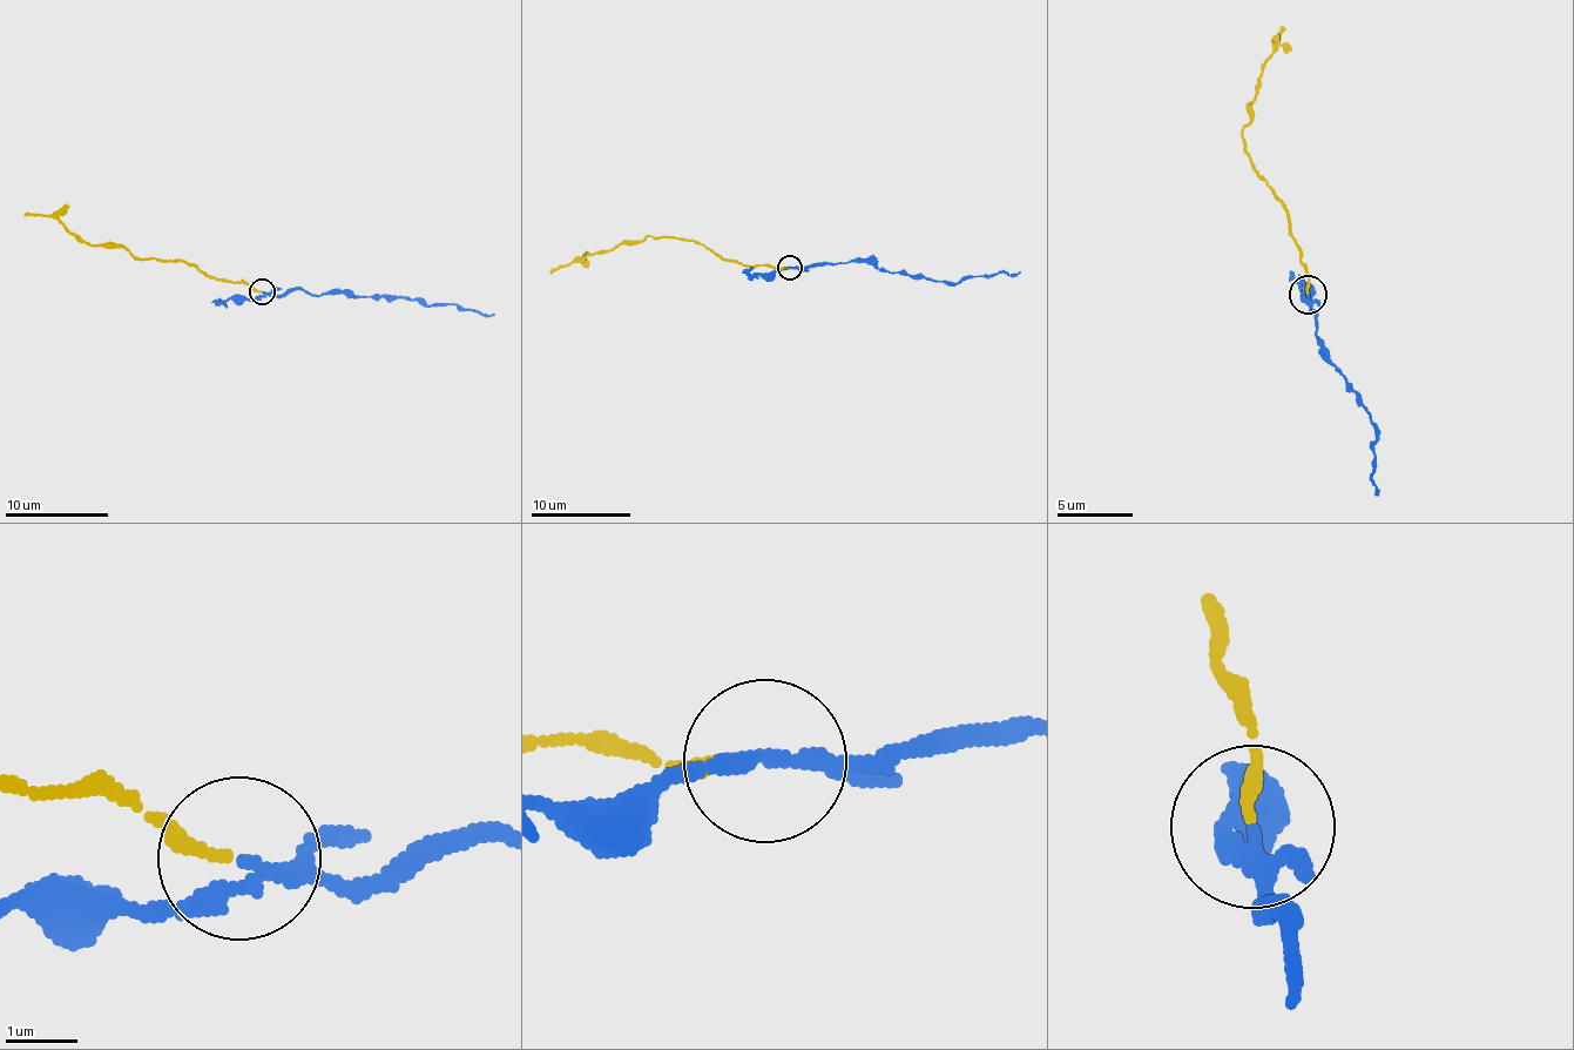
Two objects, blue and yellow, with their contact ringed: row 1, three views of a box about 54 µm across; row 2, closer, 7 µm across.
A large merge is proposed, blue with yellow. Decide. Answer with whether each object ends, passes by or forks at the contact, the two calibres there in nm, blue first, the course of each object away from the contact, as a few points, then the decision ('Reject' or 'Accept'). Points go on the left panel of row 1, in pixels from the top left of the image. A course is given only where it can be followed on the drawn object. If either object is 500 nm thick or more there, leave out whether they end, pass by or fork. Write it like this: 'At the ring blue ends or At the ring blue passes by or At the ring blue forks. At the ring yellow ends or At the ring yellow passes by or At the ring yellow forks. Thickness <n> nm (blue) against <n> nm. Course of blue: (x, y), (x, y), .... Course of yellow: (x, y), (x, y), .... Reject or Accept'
At the ring blue forks. At the ring yellow ends. Thickness 140 nm (blue) against 170 nm. Course of blue: (262, 291), (275, 295), (303, 288), (318, 295), (346, 291), (430, 305), (457, 303), (485, 315), (493, 313). Course of yellow: (262, 291), (244, 283), (215, 280), (180, 260), (133, 255), (121, 246), (79, 242), (55, 217), (25, 214). Reject

